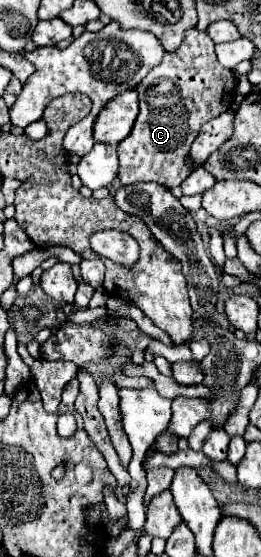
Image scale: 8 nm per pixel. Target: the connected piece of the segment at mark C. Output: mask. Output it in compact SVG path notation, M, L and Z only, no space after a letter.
M190 28L174 52L166 52L156 70L136 86L140 112L132 132L118 144L118 180L120 184L156 182L166 188L180 186L190 174L186 154L202 124L226 112L236 94L234 72L220 66L214 54L214 42L206 32Z

